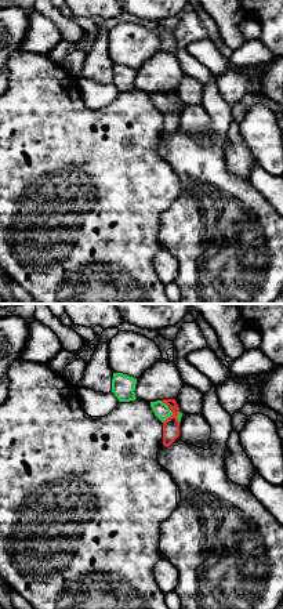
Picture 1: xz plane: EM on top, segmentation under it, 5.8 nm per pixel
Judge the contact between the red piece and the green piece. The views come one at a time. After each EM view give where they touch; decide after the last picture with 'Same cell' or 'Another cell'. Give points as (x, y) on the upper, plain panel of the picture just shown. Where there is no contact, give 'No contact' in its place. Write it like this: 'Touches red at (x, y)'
Touches red at (170, 100)

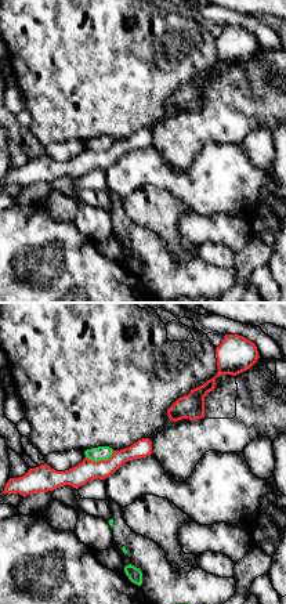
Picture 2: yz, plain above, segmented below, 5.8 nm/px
Touches red at (100, 151)

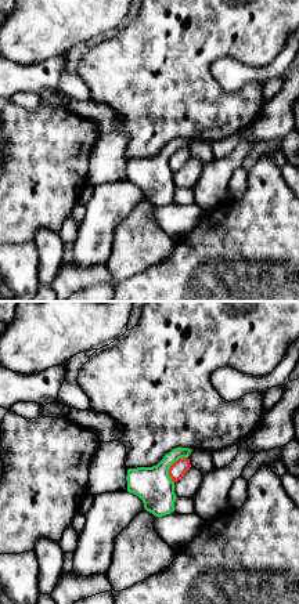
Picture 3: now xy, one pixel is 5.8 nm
Touches red at (170, 156)

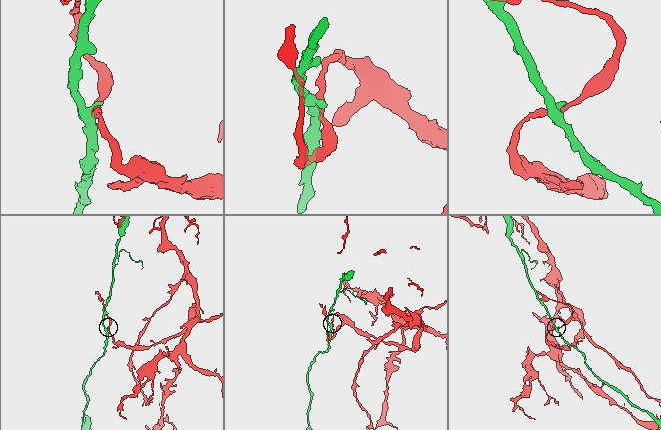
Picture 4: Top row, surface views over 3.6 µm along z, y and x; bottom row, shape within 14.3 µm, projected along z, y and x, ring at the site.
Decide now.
Another cell

